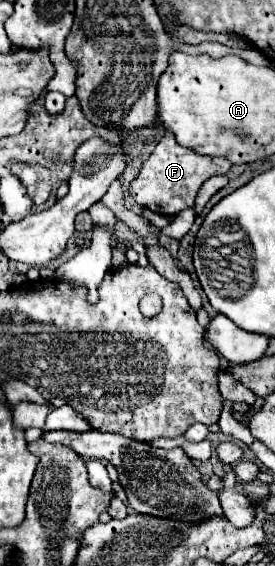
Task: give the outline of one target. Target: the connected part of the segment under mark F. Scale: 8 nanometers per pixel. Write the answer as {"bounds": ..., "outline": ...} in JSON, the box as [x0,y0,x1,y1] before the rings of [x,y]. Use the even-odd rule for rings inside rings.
{"bounds":[129,132,231,216],"outline":[[[165,132],[151,156],[145,160],[137,178],[131,182],[129,194],[139,206],[145,206],[161,216],[177,216],[181,210],[187,210],[195,204],[195,196],[205,180],[215,174],[227,174],[229,168],[231,162],[227,158],[201,156],[185,146],[179,146],[173,132]]]}

